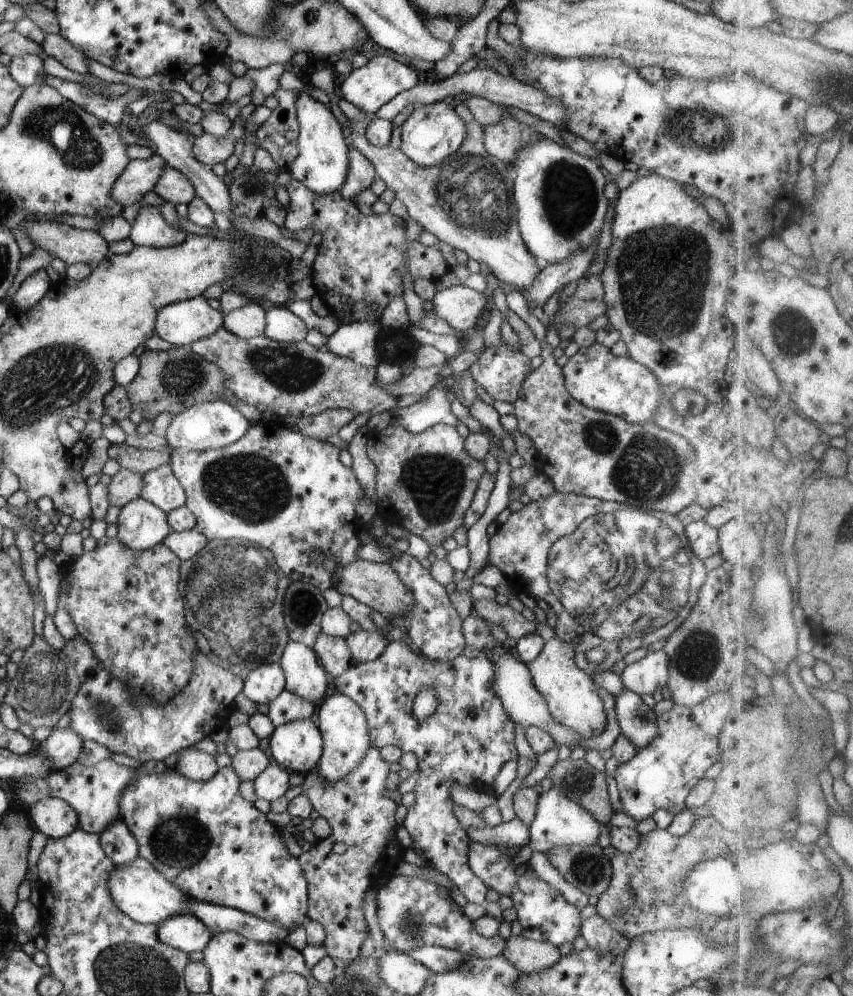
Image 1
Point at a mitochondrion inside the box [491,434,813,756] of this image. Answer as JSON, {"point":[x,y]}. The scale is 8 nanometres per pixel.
{"point":[598,584]}

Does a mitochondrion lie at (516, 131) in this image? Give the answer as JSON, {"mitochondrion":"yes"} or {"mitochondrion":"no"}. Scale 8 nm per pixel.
{"mitochondrion":"no"}

